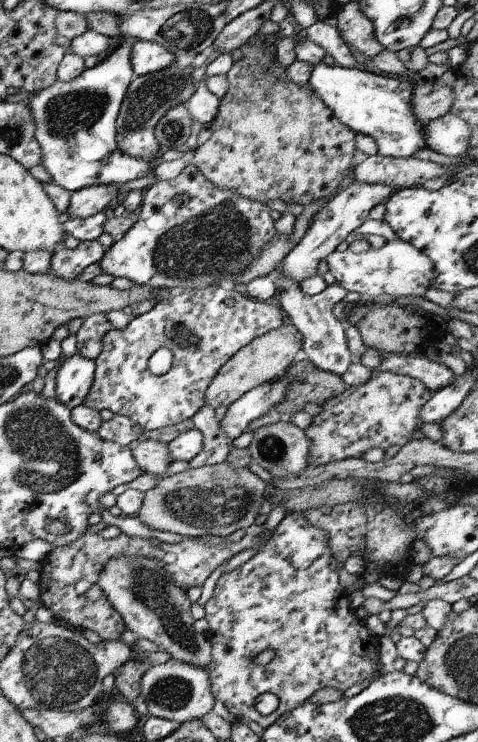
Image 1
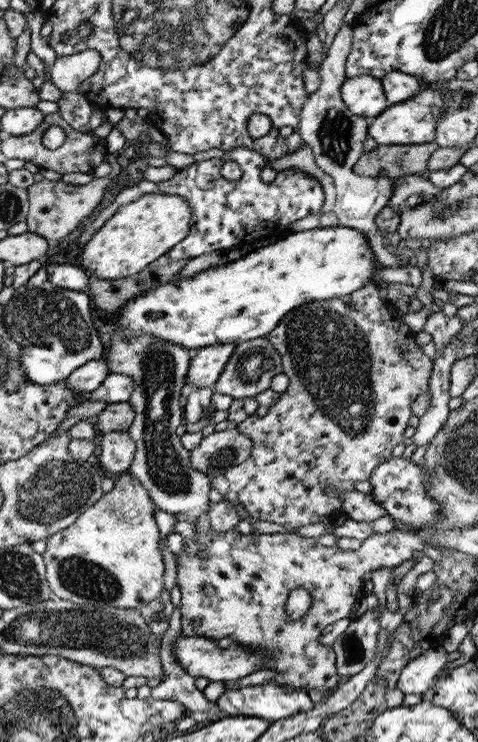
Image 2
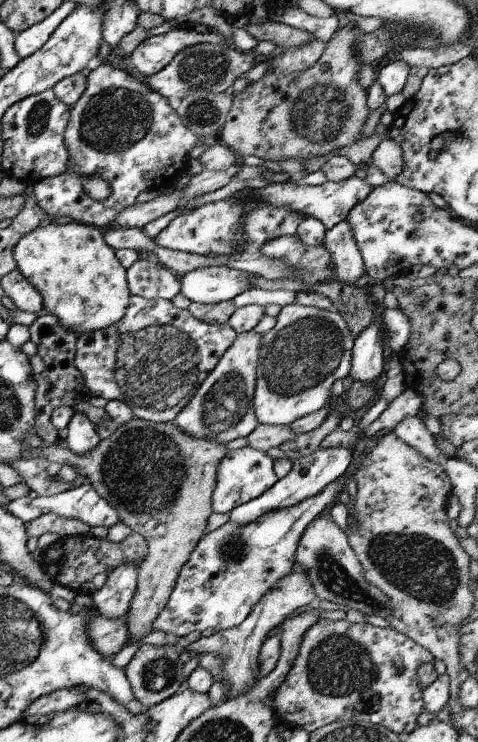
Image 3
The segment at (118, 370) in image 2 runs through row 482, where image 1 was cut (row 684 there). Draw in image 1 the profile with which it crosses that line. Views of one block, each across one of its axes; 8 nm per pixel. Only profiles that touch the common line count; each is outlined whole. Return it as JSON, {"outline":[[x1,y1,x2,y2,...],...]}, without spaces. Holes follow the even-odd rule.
{"outline":[[169,659,158,666,150,666,139,678,139,696,147,711,154,717,170,719,177,723,201,719,218,708,212,694,206,670,195,665]]}

